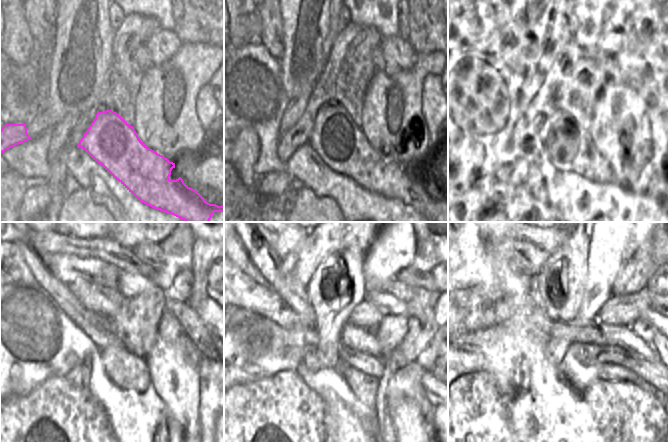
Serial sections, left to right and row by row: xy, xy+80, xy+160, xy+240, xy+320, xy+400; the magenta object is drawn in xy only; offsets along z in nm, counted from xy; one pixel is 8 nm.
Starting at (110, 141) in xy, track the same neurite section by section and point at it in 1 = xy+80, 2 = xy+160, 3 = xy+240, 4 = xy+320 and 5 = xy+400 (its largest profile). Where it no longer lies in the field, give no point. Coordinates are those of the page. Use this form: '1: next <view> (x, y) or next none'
1: next xy+80 (340, 143)
2: next xy+160 (570, 147)
3: next xy+240 (126, 370)
4: next xy+320 (364, 386)
5: next xy+400 (591, 391)

